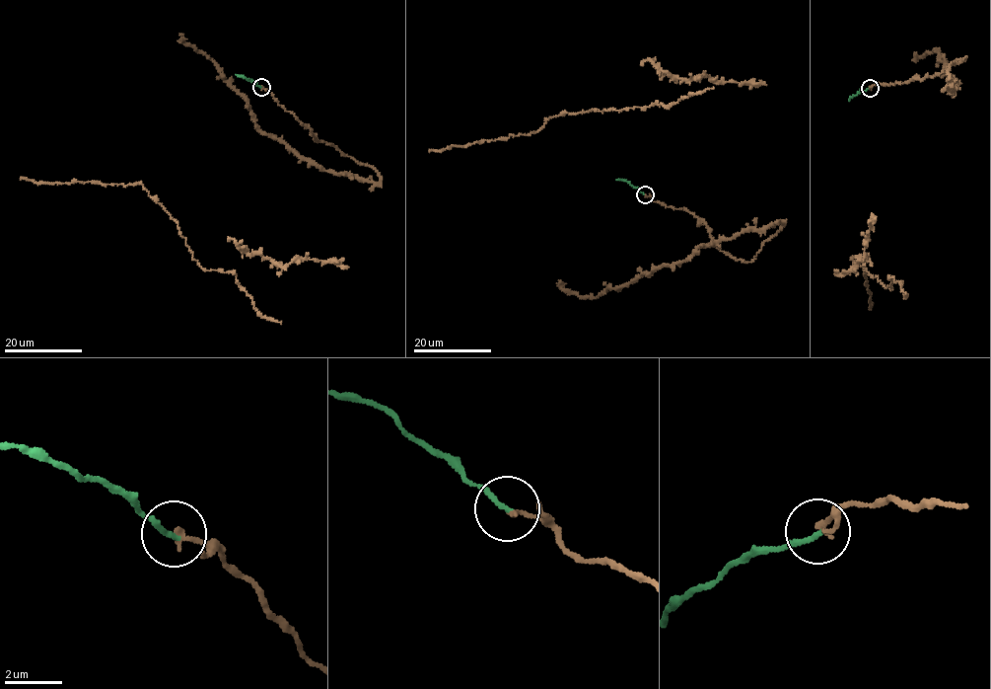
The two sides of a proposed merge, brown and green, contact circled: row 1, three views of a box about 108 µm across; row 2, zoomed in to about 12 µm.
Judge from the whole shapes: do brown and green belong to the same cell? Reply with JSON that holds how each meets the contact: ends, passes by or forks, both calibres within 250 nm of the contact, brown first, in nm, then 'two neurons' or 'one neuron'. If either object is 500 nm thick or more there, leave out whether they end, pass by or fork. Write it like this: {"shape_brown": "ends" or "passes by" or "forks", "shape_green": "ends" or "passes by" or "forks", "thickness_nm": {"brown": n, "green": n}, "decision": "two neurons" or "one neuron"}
{"shape_brown": "ends", "shape_green": "ends", "thickness_nm": {"brown": 150, "green": 170}, "decision": "one neuron"}

